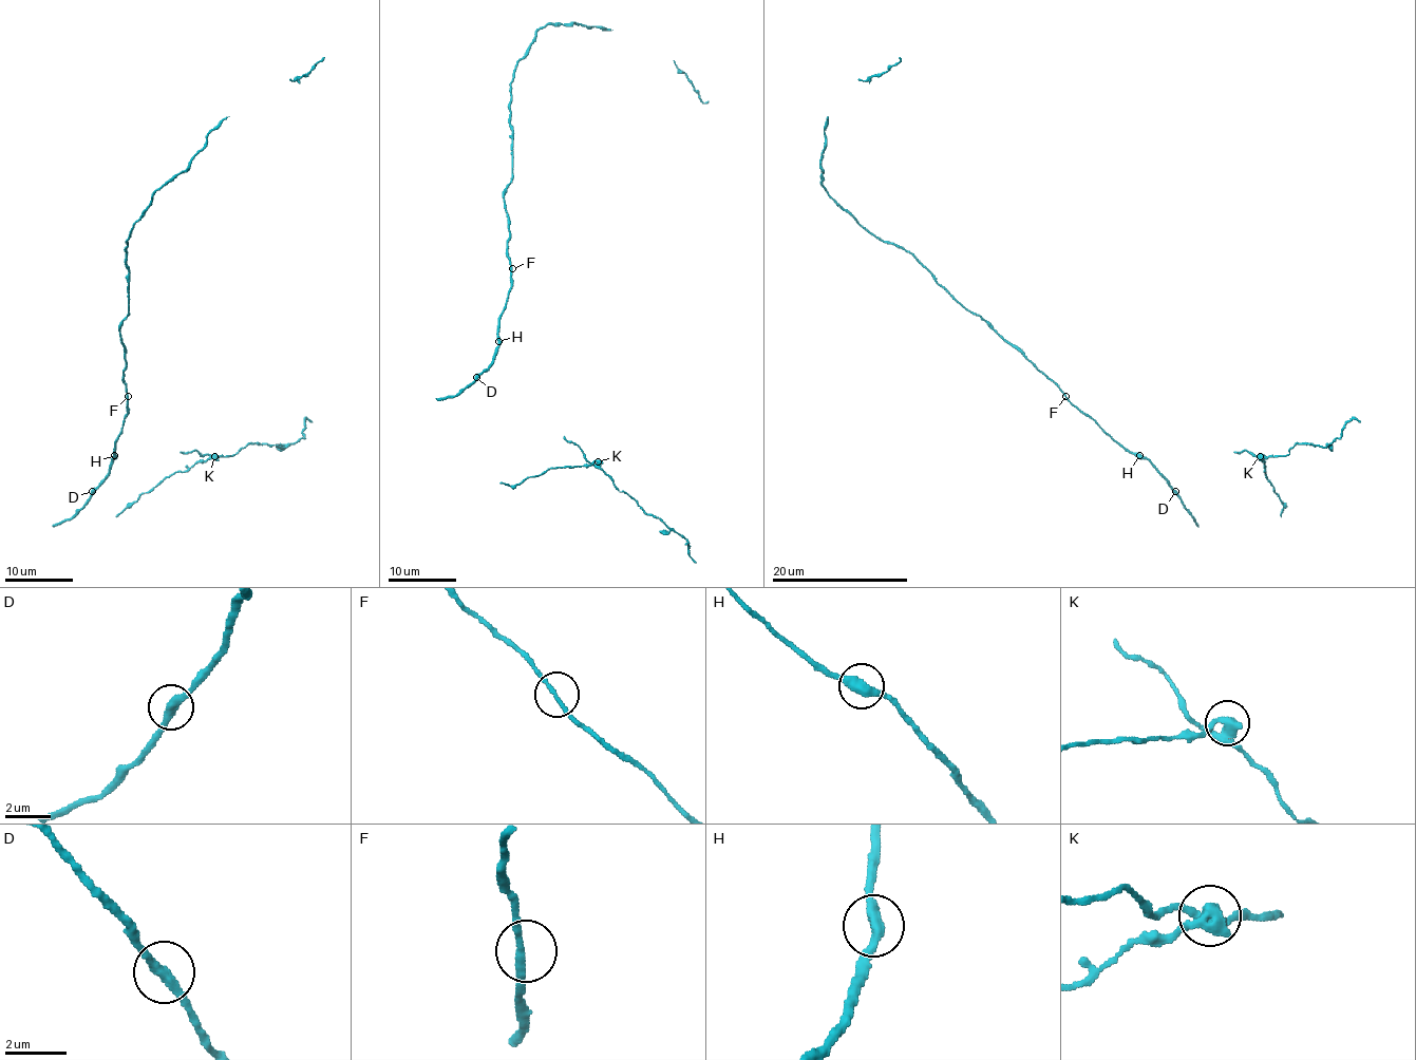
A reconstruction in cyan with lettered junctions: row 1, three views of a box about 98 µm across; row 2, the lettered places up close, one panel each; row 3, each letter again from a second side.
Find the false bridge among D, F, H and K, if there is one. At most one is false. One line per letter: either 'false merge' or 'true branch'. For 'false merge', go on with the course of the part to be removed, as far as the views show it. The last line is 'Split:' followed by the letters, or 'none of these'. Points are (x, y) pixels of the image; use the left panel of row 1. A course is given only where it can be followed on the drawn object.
D: true branch
F: true branch
H: true branch
K: false merge; foreign part runs (213, 455), (232, 455), (249, 443), (290, 446), (304, 437), (306, 418), (313, 421)
Split: K

